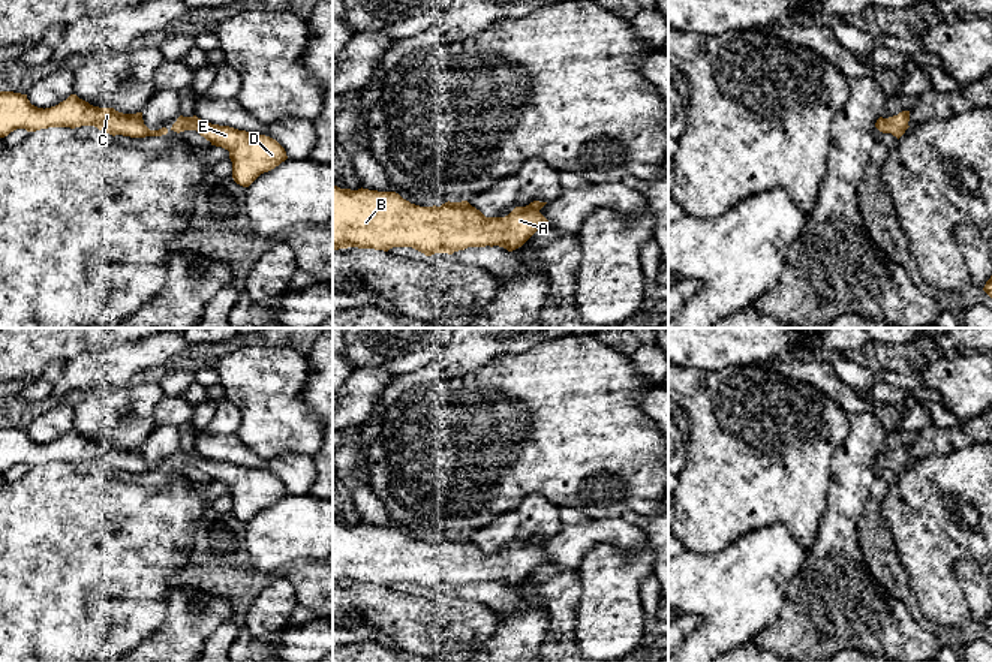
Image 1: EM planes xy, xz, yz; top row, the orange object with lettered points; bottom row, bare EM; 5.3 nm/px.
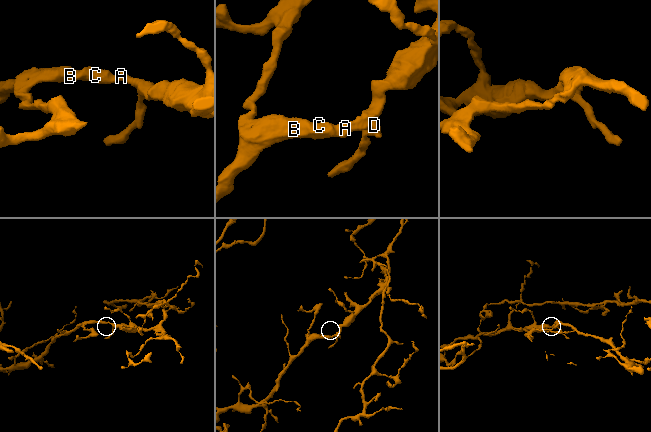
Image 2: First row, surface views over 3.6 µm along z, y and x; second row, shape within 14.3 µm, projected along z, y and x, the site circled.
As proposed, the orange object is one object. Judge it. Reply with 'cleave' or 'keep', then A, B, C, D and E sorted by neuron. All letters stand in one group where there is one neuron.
keep; groups A B C D E

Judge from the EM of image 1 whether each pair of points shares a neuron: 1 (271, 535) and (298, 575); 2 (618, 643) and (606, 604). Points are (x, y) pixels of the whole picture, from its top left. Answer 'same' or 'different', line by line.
1: different
2: same

